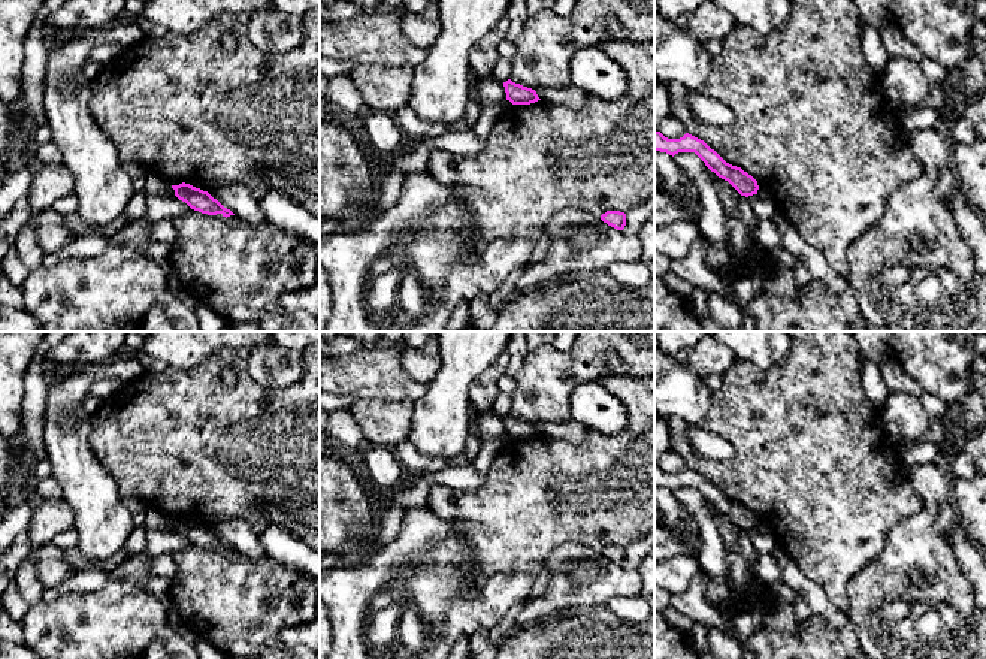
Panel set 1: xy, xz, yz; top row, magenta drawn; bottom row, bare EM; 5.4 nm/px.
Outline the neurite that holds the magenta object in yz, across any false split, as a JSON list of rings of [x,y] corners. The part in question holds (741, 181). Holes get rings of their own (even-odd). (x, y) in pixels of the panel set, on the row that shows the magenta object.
[[[654,132],[654,151],[675,155],[678,152],[695,152],[705,166],[719,178],[728,181],[741,196],[757,194],[757,181],[741,167],[726,163],[704,140],[686,133],[680,139],[668,139],[660,132]]]

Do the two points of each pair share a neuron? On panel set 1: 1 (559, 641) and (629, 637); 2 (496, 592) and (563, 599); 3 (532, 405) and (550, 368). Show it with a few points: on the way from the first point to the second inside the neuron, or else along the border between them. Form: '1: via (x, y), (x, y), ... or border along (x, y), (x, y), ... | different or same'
1: via (577, 641), (611, 641) | same
2: border along (532, 598), (528, 602) | different
3: via (541, 396), (547, 377) | same

